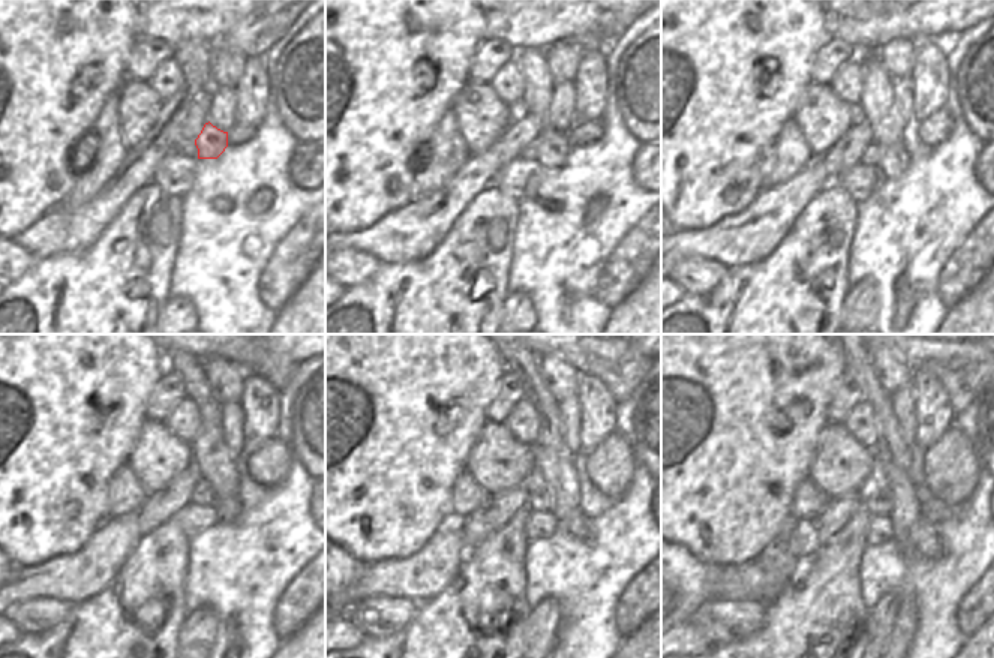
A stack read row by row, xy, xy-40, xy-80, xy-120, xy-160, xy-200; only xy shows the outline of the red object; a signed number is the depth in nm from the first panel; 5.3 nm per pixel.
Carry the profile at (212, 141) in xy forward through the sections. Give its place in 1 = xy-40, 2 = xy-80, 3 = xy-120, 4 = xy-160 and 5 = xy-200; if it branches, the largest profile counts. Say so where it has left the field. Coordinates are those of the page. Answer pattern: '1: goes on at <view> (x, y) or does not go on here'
1: goes on at xy-40 (552, 147)
2: goes on at xy-80 (894, 161)
3: goes on at xy-120 (227, 508)
4: goes on at xy-160 (576, 522)
5: goes on at xy-200 (924, 534)

